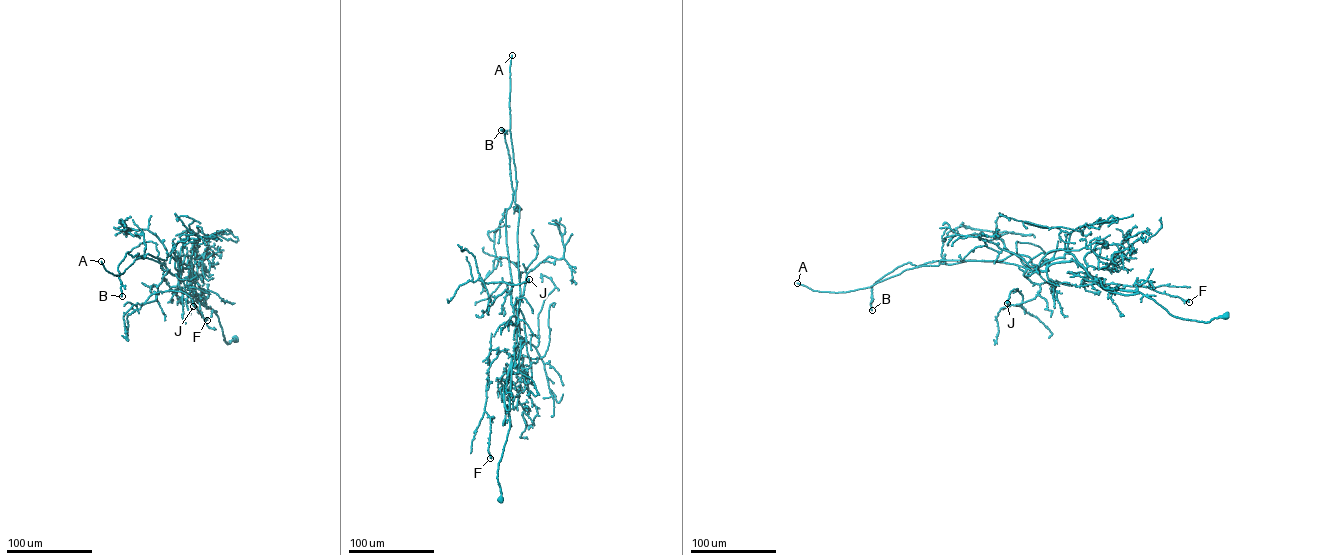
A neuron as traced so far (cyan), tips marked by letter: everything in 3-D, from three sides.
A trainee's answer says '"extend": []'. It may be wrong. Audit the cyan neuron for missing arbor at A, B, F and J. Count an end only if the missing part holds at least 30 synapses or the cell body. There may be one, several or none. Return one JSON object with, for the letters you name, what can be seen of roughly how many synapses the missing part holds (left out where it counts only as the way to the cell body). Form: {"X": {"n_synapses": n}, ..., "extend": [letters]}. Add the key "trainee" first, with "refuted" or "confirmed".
{"trainee": "refuted", "A": {"n_synapses": 190}, "extend": ["A"]}

